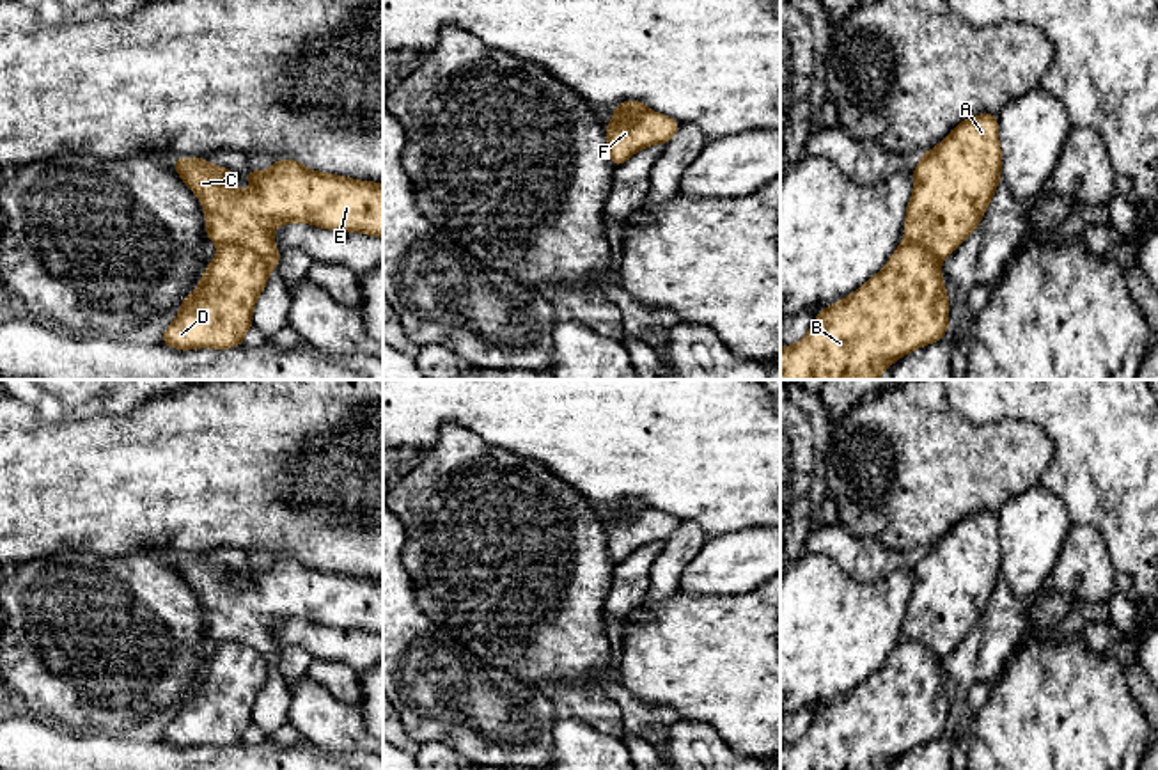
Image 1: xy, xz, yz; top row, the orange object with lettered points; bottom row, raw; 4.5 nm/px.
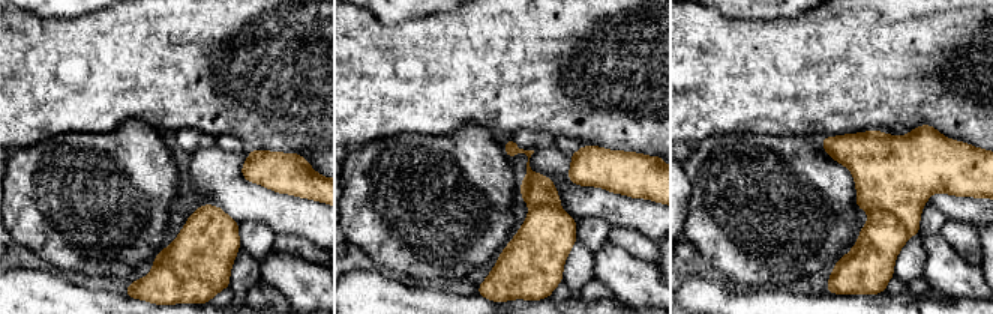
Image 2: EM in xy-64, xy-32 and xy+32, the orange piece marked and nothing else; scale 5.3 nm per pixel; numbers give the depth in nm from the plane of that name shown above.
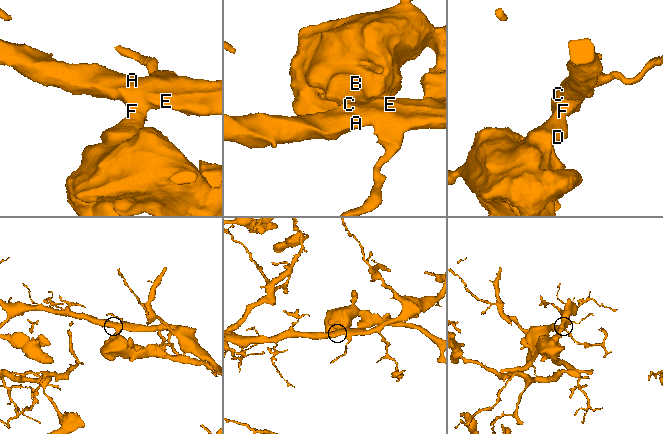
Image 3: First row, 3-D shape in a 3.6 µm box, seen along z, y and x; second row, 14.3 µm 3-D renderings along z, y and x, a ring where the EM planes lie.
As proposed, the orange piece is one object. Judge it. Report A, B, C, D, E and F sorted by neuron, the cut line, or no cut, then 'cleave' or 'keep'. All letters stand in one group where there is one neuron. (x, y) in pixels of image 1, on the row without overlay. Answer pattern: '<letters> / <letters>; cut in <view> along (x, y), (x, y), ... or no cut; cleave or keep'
A C E F / B D; cut in xy along (219, 643), (240, 641), (249, 644), (265, 659), (268, 669); cleave

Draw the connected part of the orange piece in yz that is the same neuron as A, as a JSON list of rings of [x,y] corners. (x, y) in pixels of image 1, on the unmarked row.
[[[995,511],[966,515],[912,570],[904,637],[938,655],[974,630],[1000,580],[1002,546]]]

